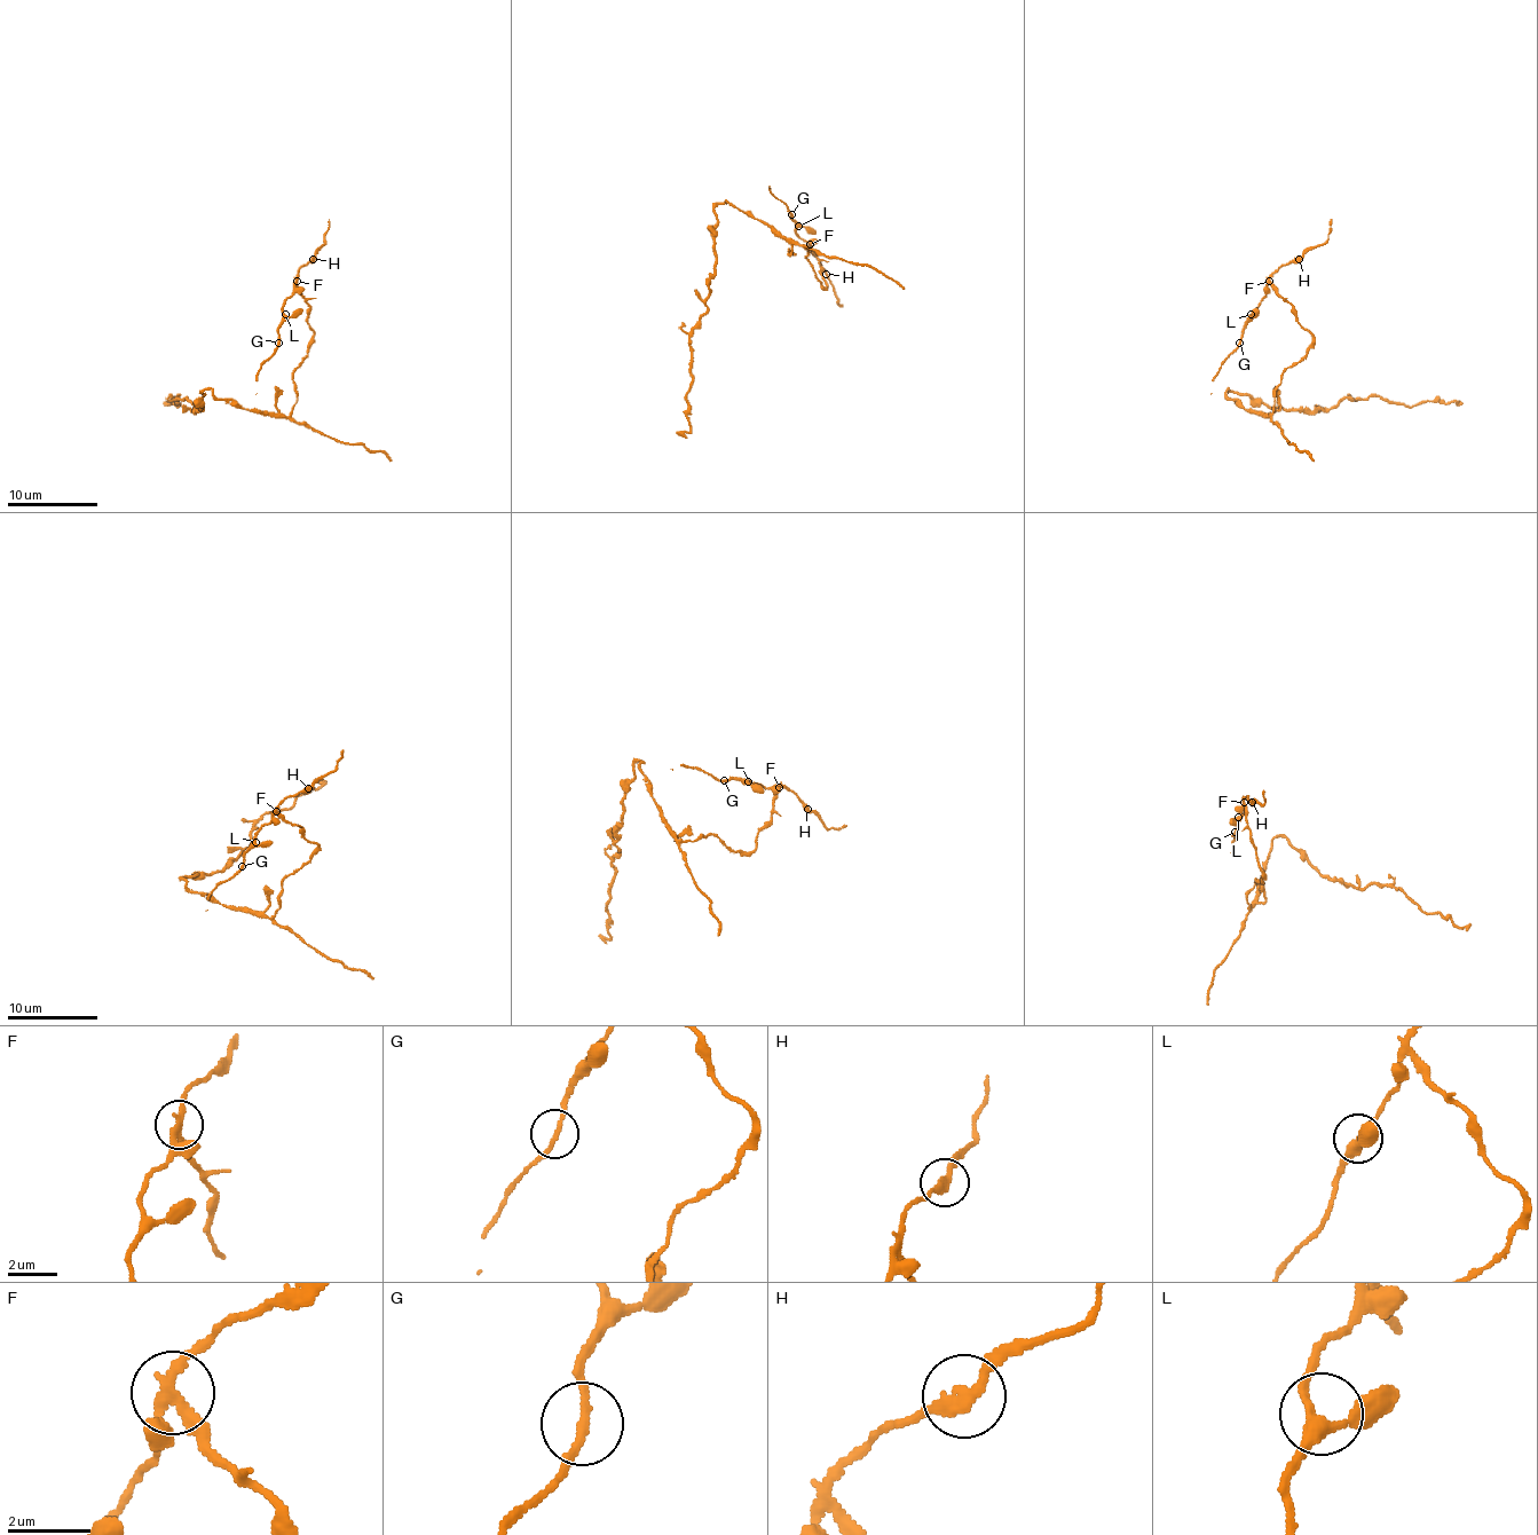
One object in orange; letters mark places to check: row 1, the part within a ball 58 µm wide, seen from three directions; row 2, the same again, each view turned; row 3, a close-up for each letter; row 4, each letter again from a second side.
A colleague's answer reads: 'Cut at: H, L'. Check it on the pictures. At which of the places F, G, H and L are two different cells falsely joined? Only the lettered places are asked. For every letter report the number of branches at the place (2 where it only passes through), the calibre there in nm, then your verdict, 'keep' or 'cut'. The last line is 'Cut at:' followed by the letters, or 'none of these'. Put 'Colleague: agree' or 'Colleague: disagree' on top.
Colleague: disagree
F: 3 branches meet; 200 nm thick; cut
G: 2 branches meet; 180 nm thick; keep
H: 2 branches meet; 240 nm thick; cut
L: 3 branches meet; 280 nm thick; keep
Cut at: F, H

